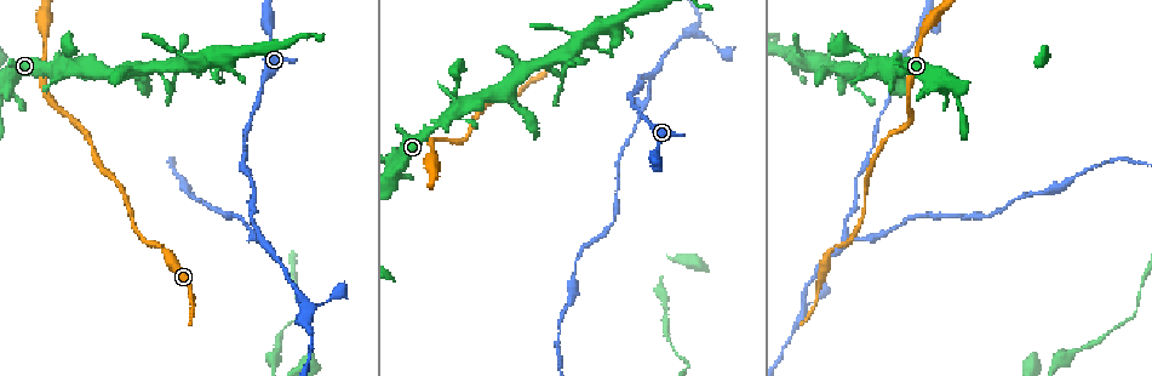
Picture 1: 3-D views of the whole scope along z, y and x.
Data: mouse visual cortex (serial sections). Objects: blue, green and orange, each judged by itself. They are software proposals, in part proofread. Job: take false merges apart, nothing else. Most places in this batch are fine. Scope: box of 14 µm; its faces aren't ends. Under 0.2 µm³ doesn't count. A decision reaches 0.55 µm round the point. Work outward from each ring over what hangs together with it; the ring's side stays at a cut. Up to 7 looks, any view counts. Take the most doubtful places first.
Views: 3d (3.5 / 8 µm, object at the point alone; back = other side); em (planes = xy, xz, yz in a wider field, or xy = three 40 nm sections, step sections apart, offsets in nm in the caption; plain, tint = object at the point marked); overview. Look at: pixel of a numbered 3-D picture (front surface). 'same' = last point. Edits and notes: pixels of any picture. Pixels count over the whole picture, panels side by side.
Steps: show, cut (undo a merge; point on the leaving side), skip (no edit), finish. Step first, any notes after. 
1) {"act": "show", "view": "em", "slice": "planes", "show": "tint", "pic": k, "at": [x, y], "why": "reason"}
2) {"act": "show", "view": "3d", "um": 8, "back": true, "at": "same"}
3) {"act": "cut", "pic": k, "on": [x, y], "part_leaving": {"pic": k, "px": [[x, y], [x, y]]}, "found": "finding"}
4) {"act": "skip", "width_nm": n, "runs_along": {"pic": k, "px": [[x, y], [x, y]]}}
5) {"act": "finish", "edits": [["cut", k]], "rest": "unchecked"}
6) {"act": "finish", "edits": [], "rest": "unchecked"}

{"act": "show", "view": "3d", "um": 3.5, "pic": 1, "at": [836, 246], "why": "narrows sharply"}

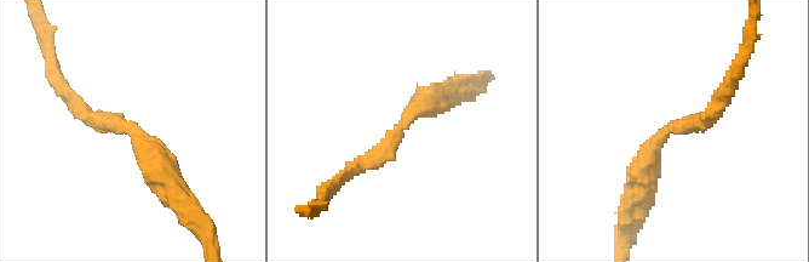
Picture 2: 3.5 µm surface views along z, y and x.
{"act": "show", "view": "em", "slice": "planes", "show": "tint", "pic": 2, "at": [126, 124], "why": "now the EM"}

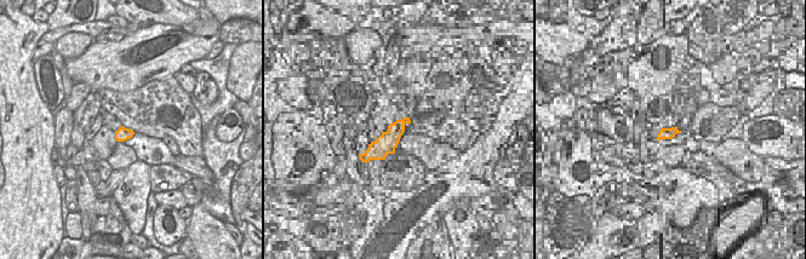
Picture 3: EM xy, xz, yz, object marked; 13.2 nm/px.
{"act": "skip", "found": "one cell here"}

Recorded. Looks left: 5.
{"act": "show", "view": "3d", "um": 3.5, "pic": 1, "at": [639, 88], "why": "a narrow waist"}

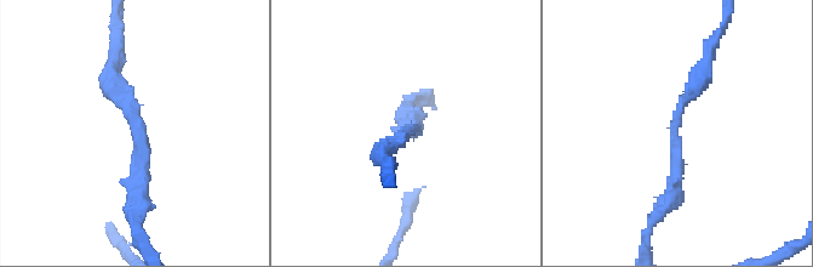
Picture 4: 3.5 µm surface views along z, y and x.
{"act": "show", "view": "em", "slice": "xy", "step": 5, "show": "tint", "pic": 4, "at": [412, 129], "why": "now the EM"}

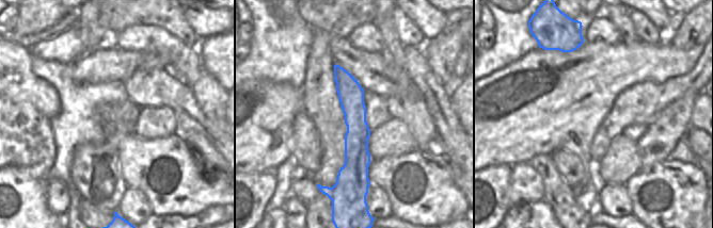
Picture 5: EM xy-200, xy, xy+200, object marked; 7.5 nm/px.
{"act": "show", "view": "em", "slice": "xy", "step": 1, "show": "tint", "at": "same"}

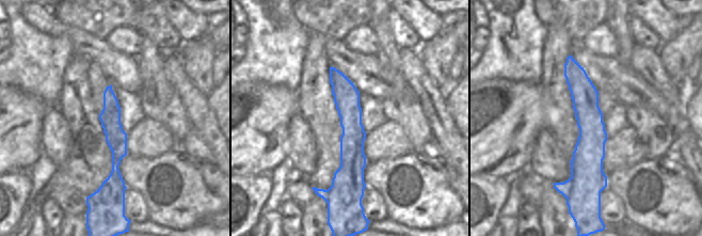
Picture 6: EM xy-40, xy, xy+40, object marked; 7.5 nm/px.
{"act": "skip", "arm_widths_nm": [200, 250], "runs_along": {"pic": 4, "px": [[705, 63], [674, 128], [677, 176], [664, 209]]}, "found": "one cell here"}

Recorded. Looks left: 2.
{"act": "show", "view": "3d", "um": 3.5, "pic": 1, "at": [929, 87], "why": "thin arm on a thick one"}

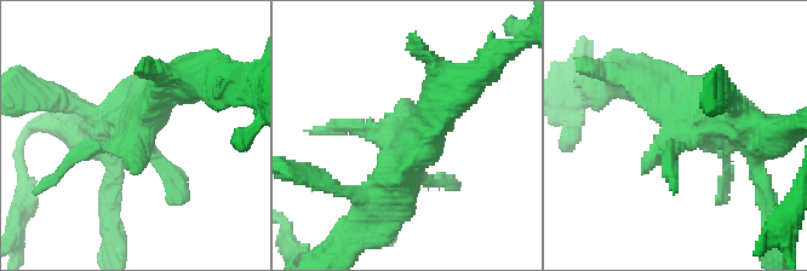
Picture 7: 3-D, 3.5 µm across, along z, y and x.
{"act": "show", "view": "em", "slice": "xy", "step": 3, "show": "tint", "pic": 7, "at": [674, 128]}

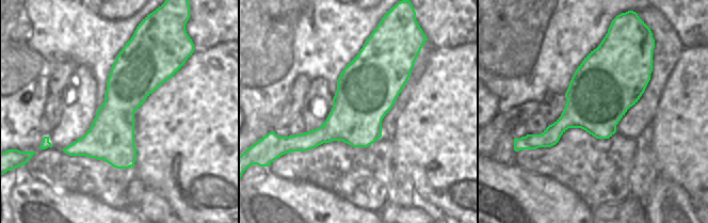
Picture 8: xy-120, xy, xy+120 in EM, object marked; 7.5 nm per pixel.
{"act": "skip", "runs_along": {"pic": 7, "px": [[456, 99], [438, 108], [385, 207]]}, "found": "one cell here"}

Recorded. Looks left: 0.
{"act": "finish", "edits": [], "rest": "unchecked"}

